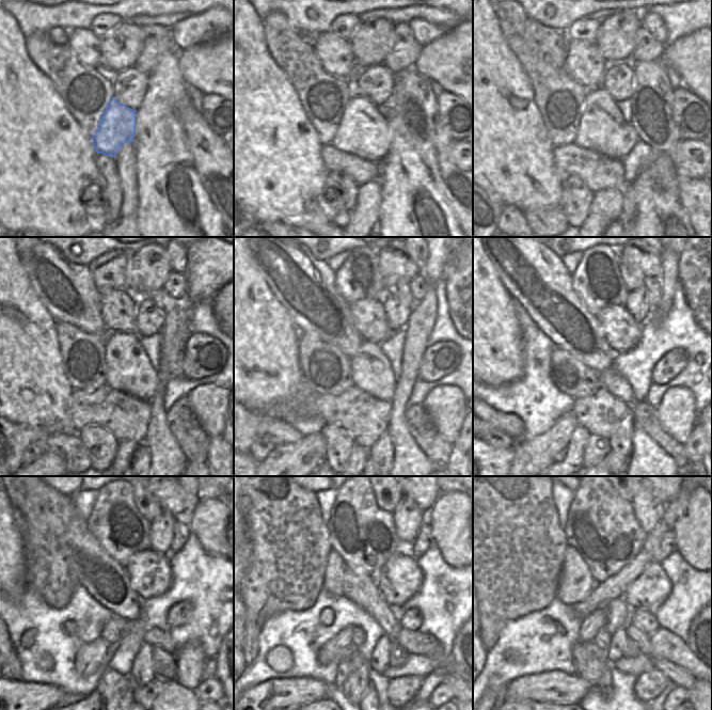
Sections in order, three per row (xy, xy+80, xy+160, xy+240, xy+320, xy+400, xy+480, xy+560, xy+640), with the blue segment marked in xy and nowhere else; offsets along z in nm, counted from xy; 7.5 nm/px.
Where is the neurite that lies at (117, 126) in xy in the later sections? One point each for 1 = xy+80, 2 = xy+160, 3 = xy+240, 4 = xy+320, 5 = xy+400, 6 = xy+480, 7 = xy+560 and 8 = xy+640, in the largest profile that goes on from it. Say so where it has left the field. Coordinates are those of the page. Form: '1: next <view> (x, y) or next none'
1: next xy+80 (364, 131)
2: next xy+160 (603, 129)
3: next xy+240 (128, 369)
4: next xy+320 (370, 369)
5: next xy+400 (612, 380)
6: next xy+480 (154, 636)
7: next xy+560 (415, 643)
8: next xy+640 (665, 644)

